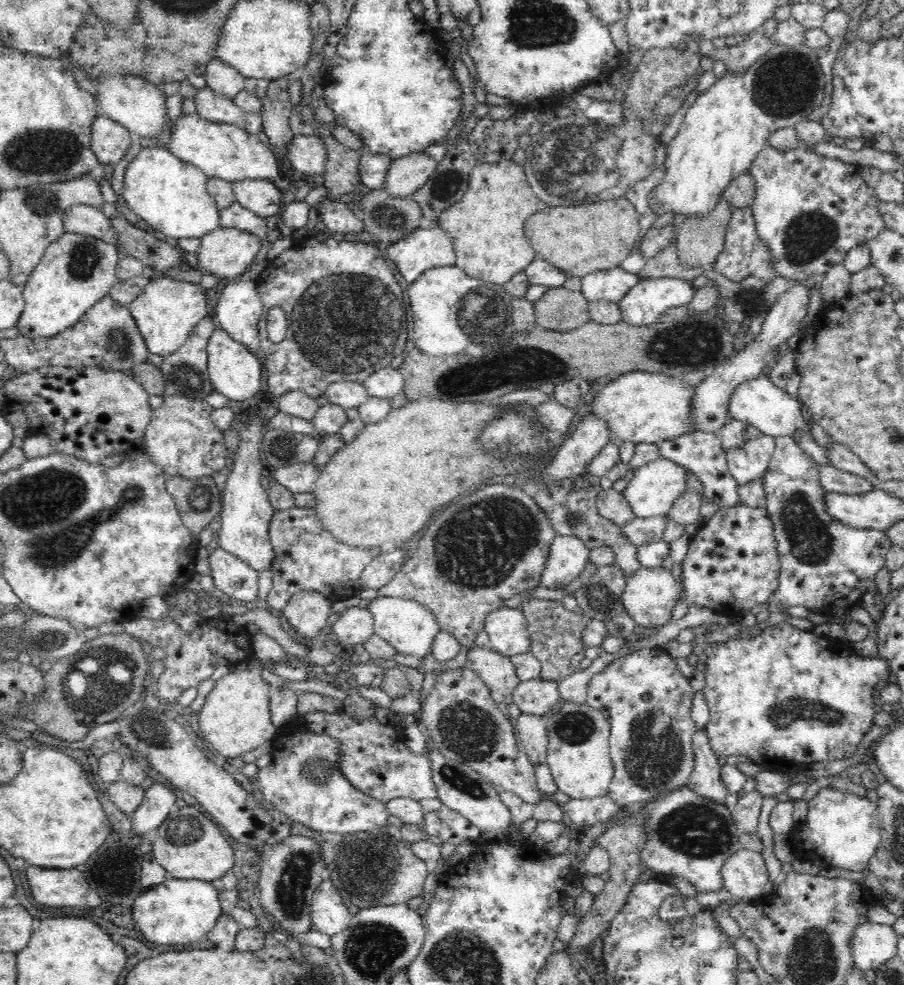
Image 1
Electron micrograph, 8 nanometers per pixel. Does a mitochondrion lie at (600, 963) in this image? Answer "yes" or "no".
no

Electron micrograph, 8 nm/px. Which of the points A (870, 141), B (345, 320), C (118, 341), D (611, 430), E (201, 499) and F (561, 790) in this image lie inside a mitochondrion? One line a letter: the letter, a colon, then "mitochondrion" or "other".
A: other
B: mitochondrion
C: mitochondrion
D: other
E: mitochondrion
F: other

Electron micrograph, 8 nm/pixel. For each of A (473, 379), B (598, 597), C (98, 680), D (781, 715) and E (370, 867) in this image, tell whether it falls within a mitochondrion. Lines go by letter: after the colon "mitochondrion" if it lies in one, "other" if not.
A: mitochondrion
B: mitochondrion
C: mitochondrion
D: mitochondrion
E: mitochondrion

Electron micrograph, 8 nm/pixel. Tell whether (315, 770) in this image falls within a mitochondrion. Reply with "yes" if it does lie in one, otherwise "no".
yes

